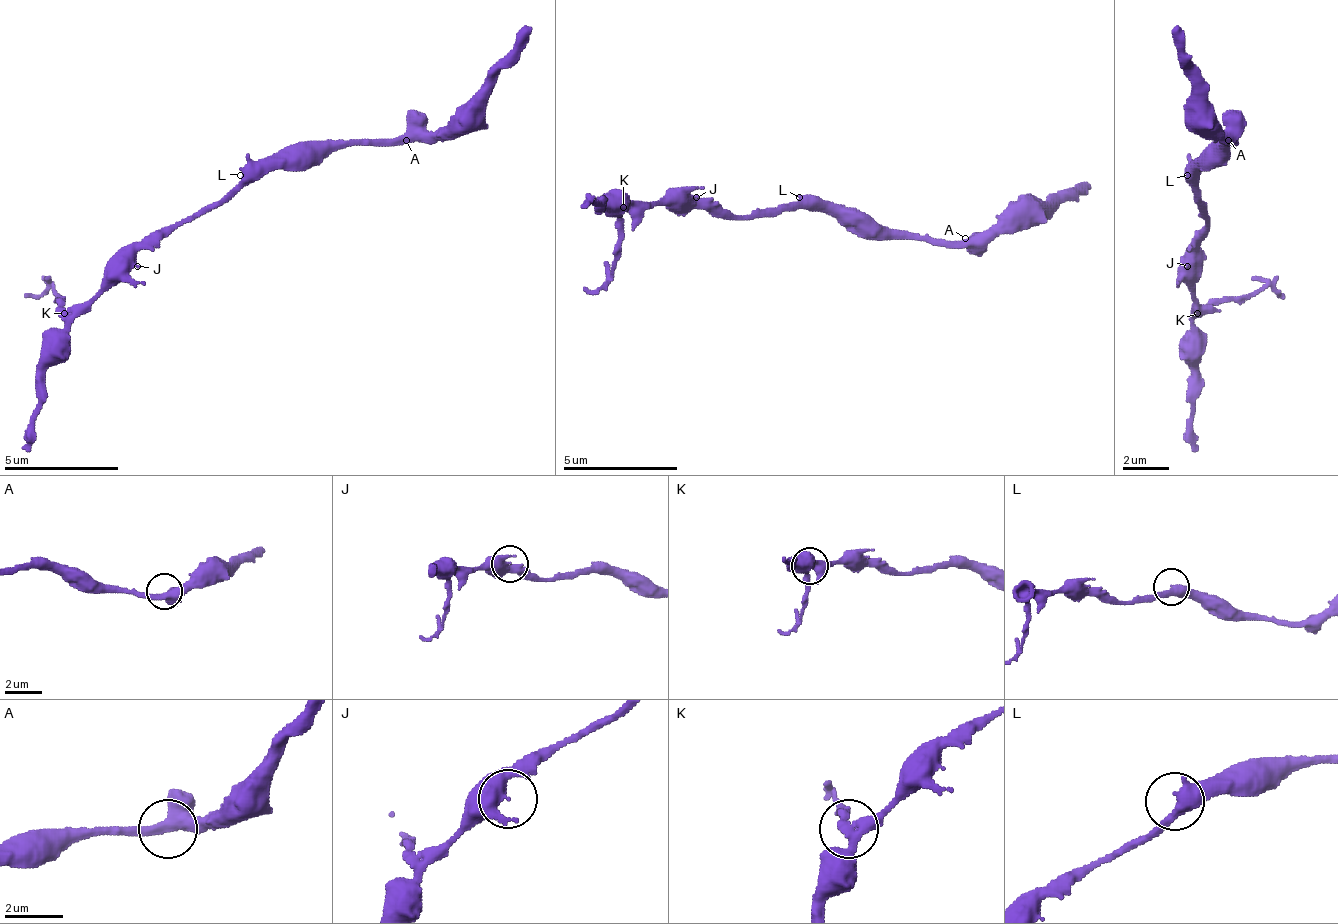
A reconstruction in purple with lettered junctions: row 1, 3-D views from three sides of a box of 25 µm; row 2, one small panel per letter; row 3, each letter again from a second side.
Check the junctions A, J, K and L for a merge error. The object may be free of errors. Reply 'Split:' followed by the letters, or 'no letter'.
Split: K

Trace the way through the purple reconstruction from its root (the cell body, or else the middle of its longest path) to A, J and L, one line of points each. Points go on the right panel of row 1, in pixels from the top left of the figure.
A: (1199, 175), (1199, 169), (1222, 146), (1233, 146), (1228, 140)
J: (1199, 175), (1199, 209), (1205, 215), (1205, 238), (1187, 266)
L: (1199, 175), (1187, 175)

